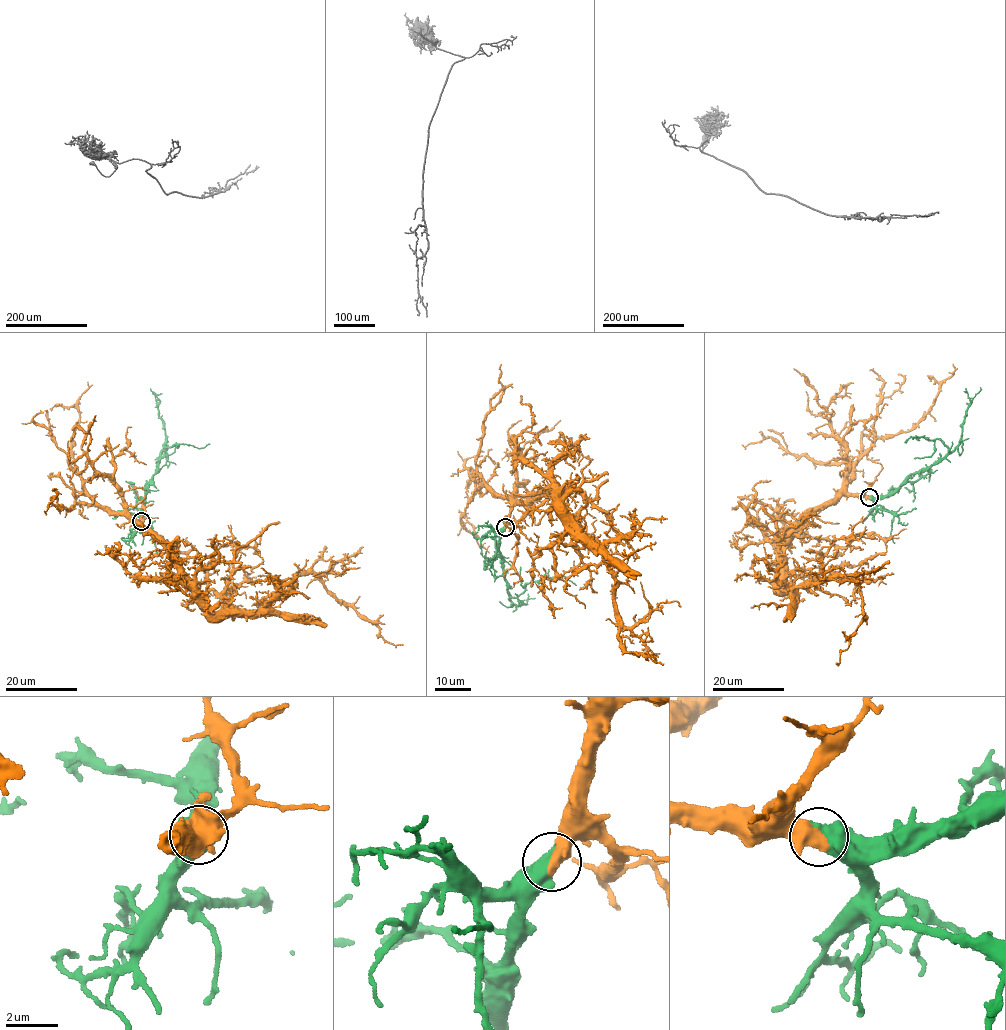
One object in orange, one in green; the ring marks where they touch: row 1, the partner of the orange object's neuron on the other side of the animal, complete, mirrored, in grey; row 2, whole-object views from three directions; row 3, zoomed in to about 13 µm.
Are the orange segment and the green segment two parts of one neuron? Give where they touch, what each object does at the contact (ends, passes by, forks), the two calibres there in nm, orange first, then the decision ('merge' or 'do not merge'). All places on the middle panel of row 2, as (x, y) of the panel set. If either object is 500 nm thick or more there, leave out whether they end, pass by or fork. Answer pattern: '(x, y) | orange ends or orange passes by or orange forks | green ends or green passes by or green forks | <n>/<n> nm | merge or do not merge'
(505, 527) | 600/750 nm | merge

